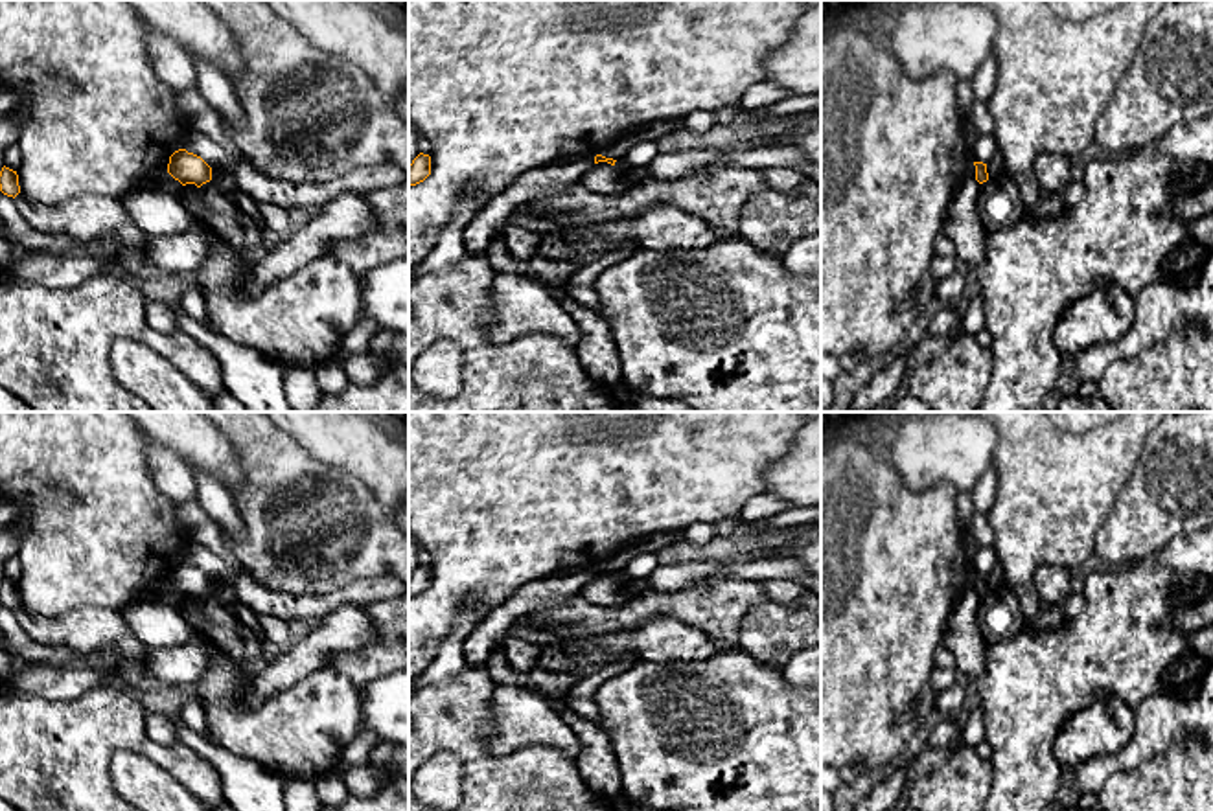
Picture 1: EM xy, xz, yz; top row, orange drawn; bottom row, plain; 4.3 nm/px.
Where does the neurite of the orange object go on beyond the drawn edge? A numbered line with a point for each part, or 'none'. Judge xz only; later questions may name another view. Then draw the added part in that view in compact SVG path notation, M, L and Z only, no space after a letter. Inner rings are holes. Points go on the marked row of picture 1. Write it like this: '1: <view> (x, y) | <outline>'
none

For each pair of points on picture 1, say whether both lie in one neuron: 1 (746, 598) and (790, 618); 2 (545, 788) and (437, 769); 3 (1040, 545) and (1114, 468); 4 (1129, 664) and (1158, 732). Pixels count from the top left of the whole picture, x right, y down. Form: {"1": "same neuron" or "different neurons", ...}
{"1": "different neurons", "2": "different neurons", "3": "same neuron", "4": "different neurons"}

